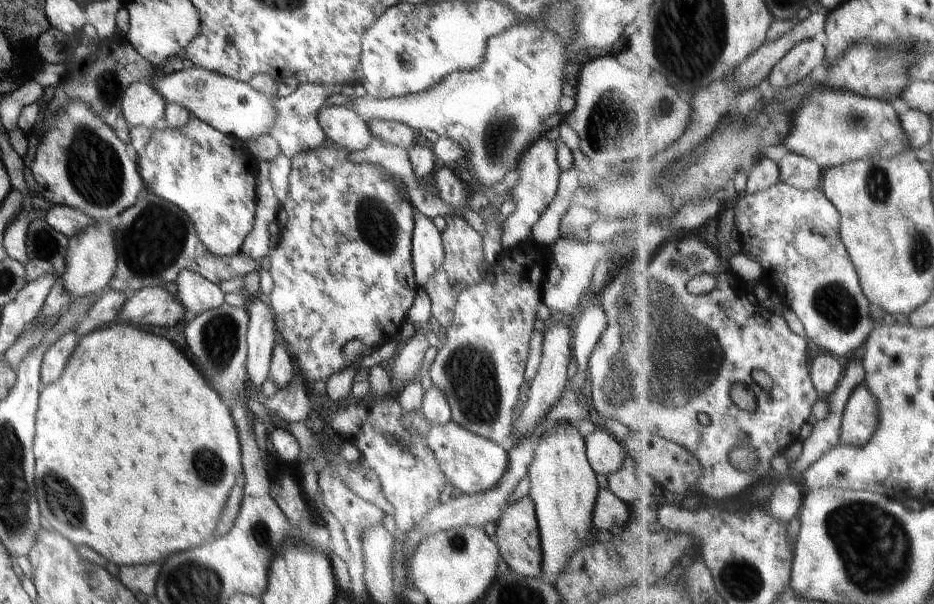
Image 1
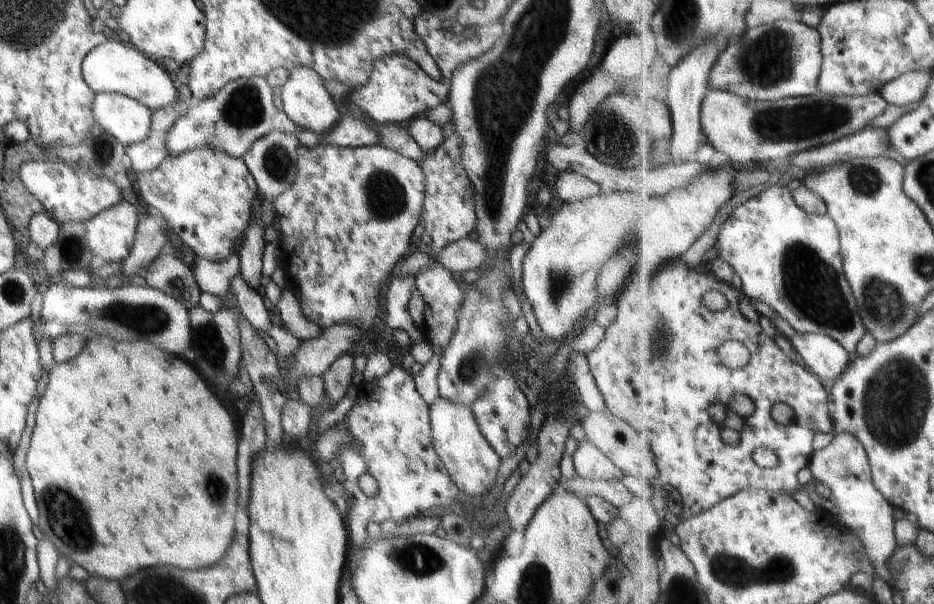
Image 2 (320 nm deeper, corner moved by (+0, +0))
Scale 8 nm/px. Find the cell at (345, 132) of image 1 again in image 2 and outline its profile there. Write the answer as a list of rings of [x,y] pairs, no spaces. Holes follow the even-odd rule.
[[[297,66],[289,69],[289,71],[288,80],[279,88],[283,111],[286,116],[296,124],[299,130],[309,129],[316,134],[330,131],[339,122],[340,112],[332,99],[333,95],[328,93],[328,90],[324,87],[323,78],[311,68],[305,66]]]

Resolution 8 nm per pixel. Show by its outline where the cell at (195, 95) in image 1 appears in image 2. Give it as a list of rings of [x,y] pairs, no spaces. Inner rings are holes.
[[[115,36],[94,47],[84,57],[81,68],[83,79],[95,93],[118,93],[147,106],[151,111],[171,107],[184,91],[178,83],[171,81],[163,65],[141,53],[130,44],[125,44]]]

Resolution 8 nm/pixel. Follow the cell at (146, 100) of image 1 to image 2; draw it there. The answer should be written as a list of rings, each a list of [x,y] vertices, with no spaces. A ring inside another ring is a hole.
[[[95,93],[93,118],[98,124],[95,132],[108,134],[124,147],[141,143],[151,130],[152,111],[130,97],[118,93]]]

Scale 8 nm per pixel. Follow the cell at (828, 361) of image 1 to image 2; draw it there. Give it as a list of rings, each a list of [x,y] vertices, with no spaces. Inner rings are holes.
[[[797,332],[790,342],[822,380],[837,381],[855,358],[839,340],[822,333]]]

